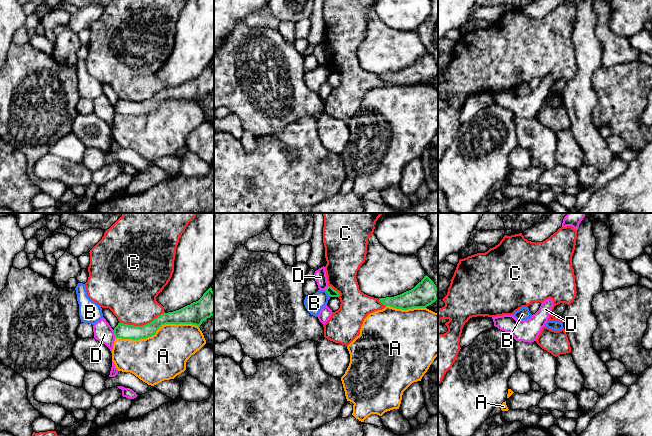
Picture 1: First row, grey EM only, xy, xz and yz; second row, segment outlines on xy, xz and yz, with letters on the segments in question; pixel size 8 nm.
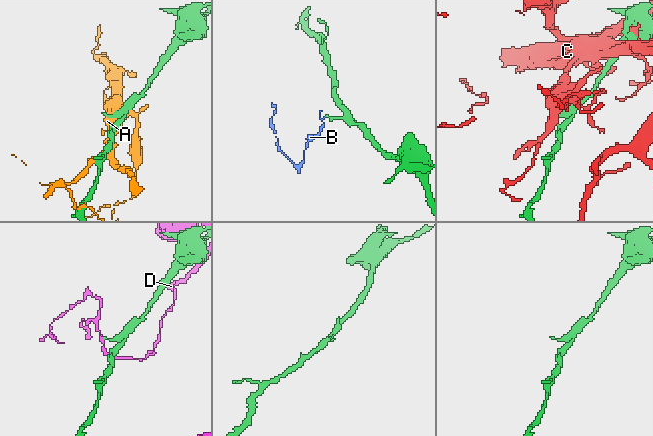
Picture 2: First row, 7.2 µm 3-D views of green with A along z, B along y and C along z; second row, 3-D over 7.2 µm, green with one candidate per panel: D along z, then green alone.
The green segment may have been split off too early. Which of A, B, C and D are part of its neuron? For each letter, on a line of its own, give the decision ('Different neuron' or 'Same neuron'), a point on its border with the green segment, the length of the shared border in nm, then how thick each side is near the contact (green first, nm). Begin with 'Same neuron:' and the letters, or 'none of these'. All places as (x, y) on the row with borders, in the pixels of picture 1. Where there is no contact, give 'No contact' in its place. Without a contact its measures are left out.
Same neuron: none of these
A: Different neuron. Touches green at xy (156, 330). Shared border 700 nm. Thickness 130 nm (green) against 380 nm
B: Different neuron. Touches green at xz (327, 292). Shared border 80 nm. Thickness 70 nm (green) against 150 nm
C: Different neuron. Touches green at xy (141, 326). Shared border 380 nm. Thickness 130 nm (green) against 380 nm
D: Different neuron. Touches green at xy (114, 334). Shared border 70 nm. Thickness 130 nm (green) against 150 nm

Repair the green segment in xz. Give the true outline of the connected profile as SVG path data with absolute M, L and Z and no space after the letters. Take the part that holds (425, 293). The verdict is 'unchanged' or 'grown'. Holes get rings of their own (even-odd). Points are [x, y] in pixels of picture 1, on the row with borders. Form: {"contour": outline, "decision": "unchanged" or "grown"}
{"contour": "M426 275L413 289L394 297L379 298L379 301L385 306L408 310L426 308L437 299L438 288Z", "decision": "unchanged"}

